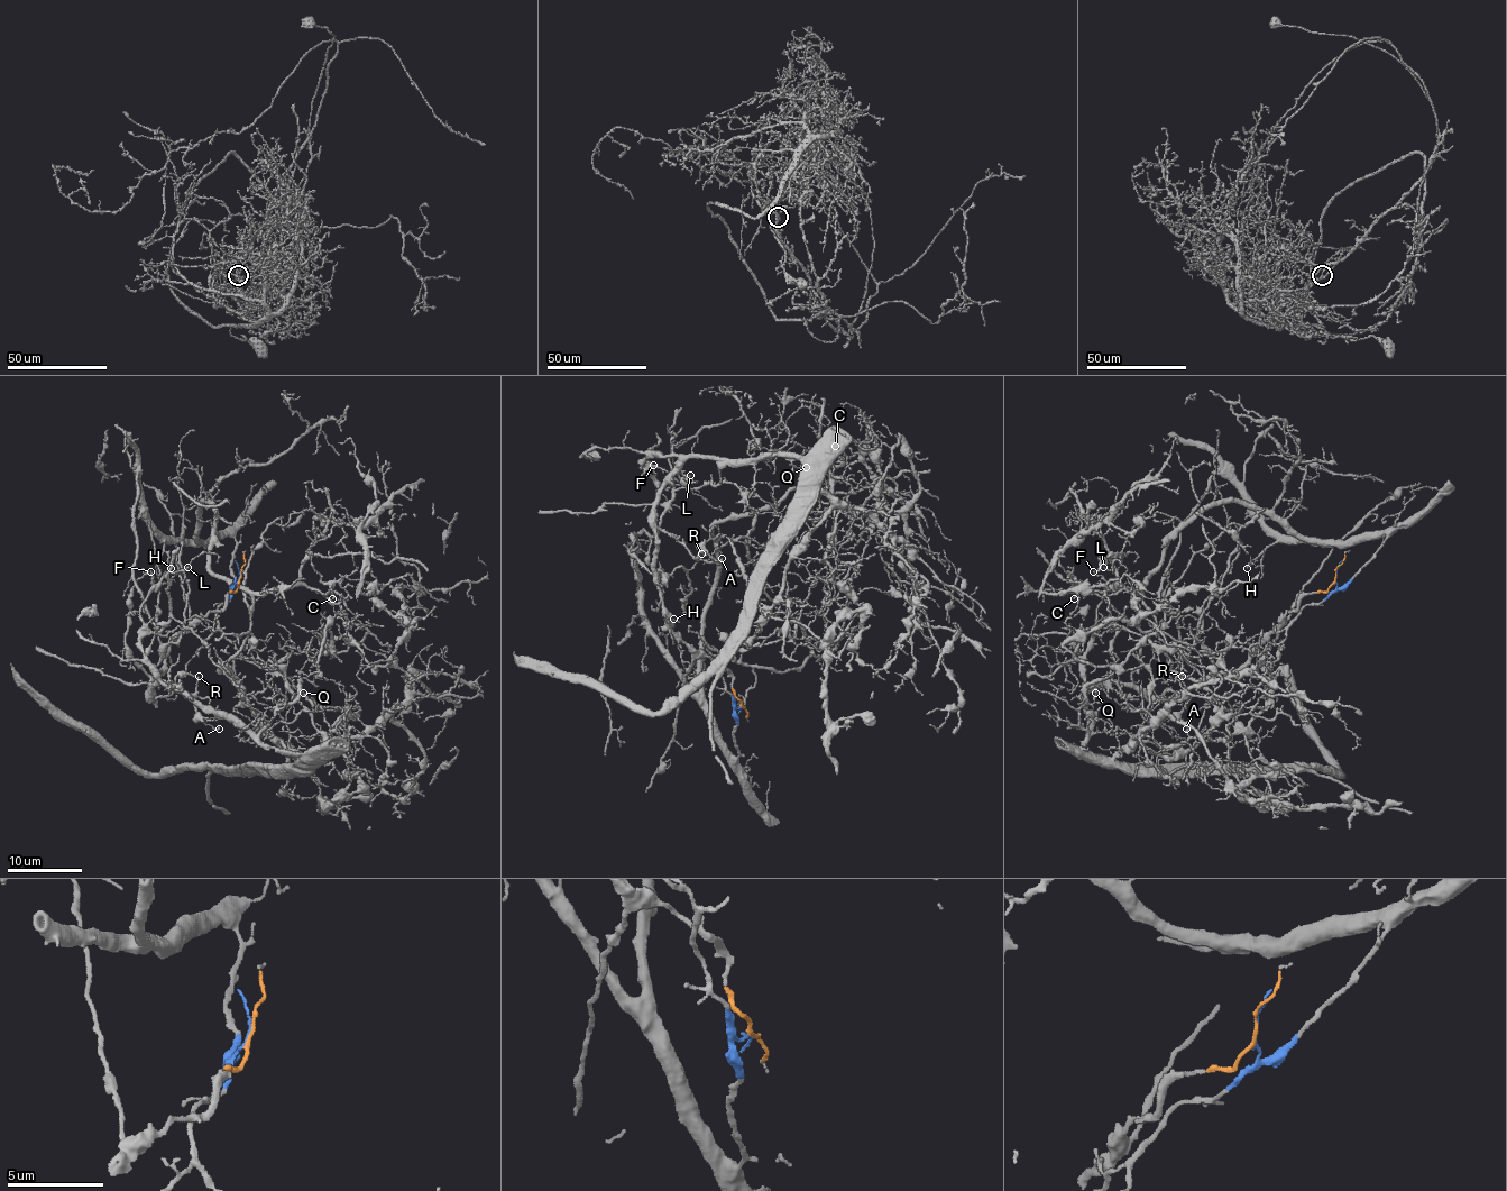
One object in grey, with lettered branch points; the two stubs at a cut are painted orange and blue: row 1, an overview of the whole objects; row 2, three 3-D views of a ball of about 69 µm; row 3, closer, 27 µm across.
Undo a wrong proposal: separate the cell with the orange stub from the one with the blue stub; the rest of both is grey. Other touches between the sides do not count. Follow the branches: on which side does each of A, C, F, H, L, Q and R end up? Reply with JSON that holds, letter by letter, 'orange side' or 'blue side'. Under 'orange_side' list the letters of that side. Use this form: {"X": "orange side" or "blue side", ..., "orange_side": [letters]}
{"A": "orange side", "C": "blue side", "F": "orange side", "H": "blue side", "L": "orange side", "Q": "orange side", "R": "orange side", "orange_side": ["A", "F", "L", "Q", "R"]}

